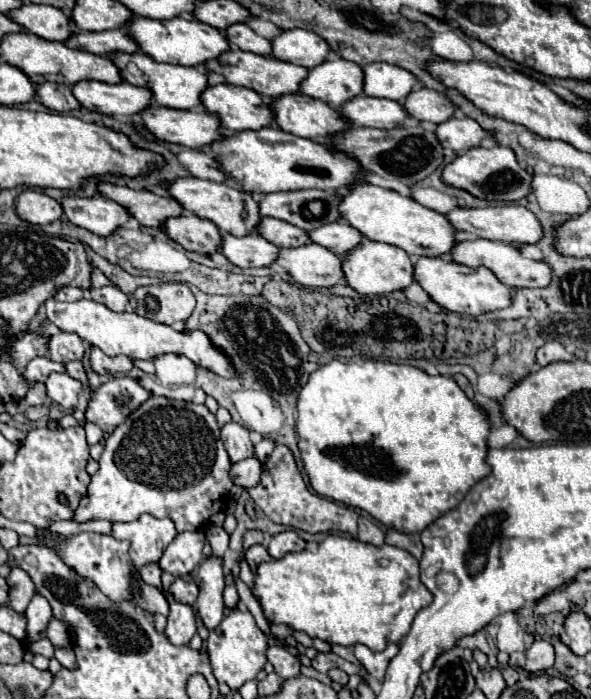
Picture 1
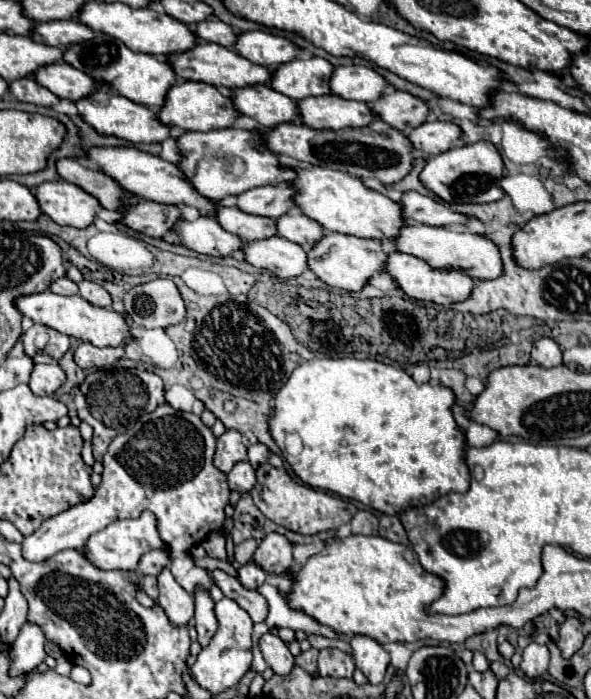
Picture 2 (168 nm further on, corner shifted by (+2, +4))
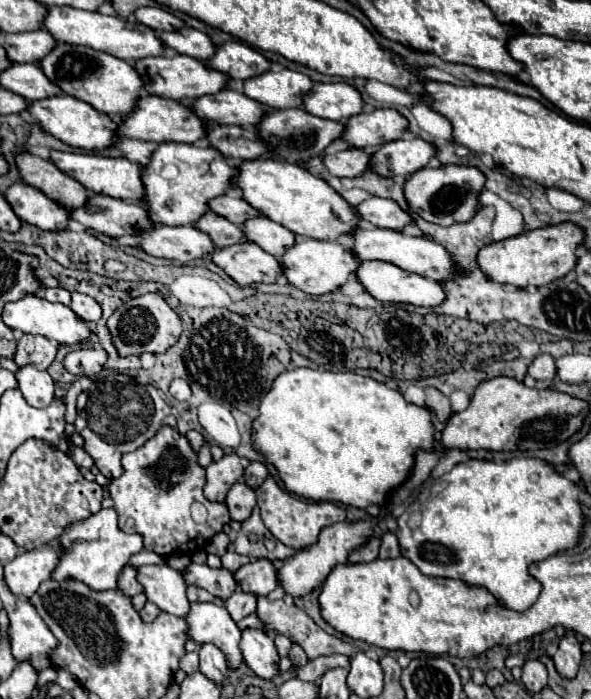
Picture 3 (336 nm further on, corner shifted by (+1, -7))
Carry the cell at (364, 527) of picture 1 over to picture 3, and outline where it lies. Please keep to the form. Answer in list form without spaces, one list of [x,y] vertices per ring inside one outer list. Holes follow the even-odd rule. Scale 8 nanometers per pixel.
[[[375,535],[367,545],[355,549],[351,555],[349,555],[349,563],[369,563],[369,561],[375,561],[377,559],[377,553],[379,553],[379,537]]]

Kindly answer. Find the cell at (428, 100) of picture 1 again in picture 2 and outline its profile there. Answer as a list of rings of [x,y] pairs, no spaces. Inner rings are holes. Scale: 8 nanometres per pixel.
[[[386,90],[380,100],[372,102],[372,108],[384,122],[404,134],[410,134],[414,128],[424,124],[430,114],[428,102],[404,90]]]

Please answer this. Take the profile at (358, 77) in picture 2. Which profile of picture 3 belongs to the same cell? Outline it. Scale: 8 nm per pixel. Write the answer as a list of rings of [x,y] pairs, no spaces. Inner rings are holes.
[[[313,83],[311,91],[303,97],[303,109],[315,117],[341,123],[343,119],[349,119],[351,115],[357,115],[363,111],[363,99],[359,91],[355,91],[347,83]]]

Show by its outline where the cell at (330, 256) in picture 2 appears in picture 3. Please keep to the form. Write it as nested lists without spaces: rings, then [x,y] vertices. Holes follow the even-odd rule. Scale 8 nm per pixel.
[[[319,239],[297,241],[279,257],[279,263],[289,285],[309,295],[323,295],[323,293],[335,291],[339,285],[343,285],[351,277],[351,271],[355,271],[357,267],[357,259],[355,255],[351,255],[349,247],[343,247],[335,241],[319,241]]]

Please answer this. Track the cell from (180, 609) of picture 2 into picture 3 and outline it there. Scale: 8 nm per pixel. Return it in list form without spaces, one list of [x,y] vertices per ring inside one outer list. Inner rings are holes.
[[[167,563],[141,565],[137,569],[137,581],[147,595],[147,601],[155,603],[161,611],[183,617],[189,611],[187,585],[183,577]]]

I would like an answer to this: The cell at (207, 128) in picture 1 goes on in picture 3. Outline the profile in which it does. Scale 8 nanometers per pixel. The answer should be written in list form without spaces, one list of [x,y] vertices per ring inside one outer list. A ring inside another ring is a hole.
[[[53,95],[47,99],[31,101],[27,105],[27,111],[33,115],[35,123],[45,133],[53,135],[55,139],[59,139],[71,147],[85,149],[85,151],[99,151],[99,149],[111,147],[117,141],[113,117],[99,115],[99,111],[95,111],[93,107],[87,107],[87,103],[79,103],[77,99],[71,99],[69,95]]]

